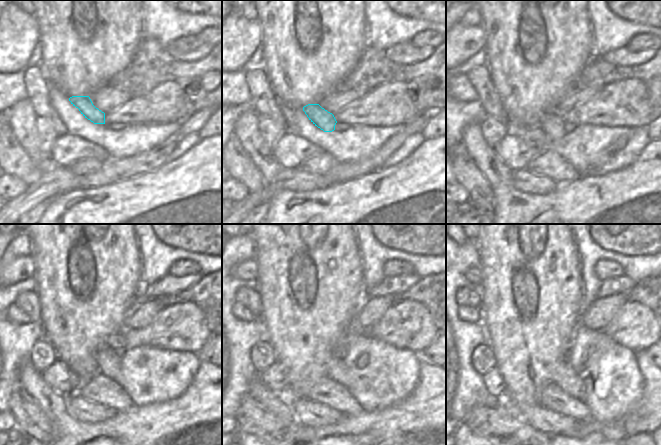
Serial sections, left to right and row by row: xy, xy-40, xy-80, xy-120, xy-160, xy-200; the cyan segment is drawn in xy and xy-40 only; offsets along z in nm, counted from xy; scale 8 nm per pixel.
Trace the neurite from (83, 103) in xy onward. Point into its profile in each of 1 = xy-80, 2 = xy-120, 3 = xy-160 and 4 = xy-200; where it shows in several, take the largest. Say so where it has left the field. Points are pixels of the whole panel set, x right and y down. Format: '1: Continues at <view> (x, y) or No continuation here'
1: Continues at xy-80 (552, 123)
2: Continues at xy-120 (109, 362)
3: Continues at xy-160 (336, 369)
4: Continues at xy-200 (566, 378).

